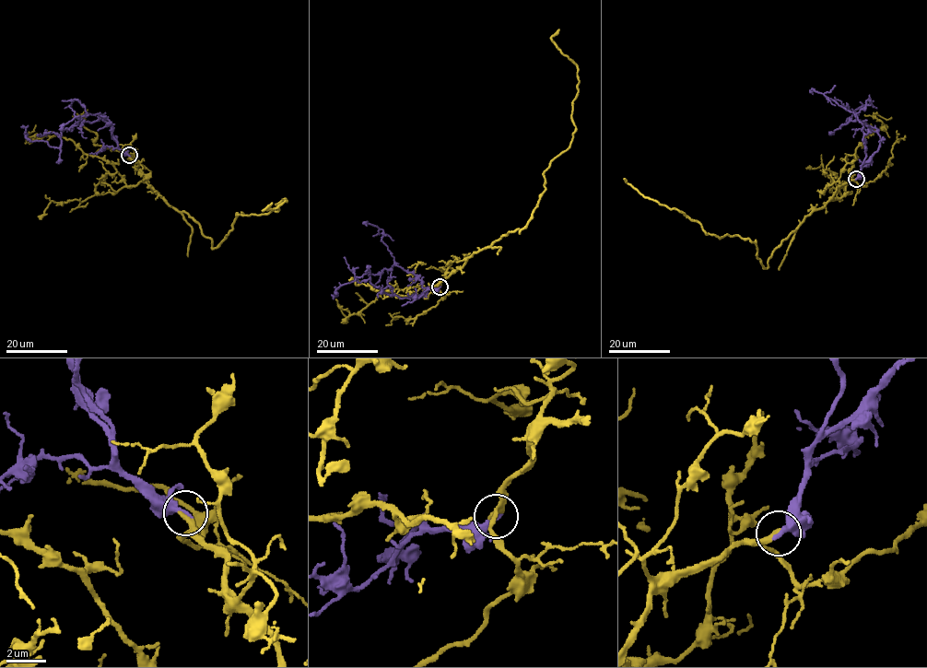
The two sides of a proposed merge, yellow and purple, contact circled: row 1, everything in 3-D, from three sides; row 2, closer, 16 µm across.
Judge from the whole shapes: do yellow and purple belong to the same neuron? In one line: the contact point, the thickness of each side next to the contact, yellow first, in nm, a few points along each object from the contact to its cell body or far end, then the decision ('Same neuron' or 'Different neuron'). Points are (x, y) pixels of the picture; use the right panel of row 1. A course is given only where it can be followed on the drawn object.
Place: (856, 179). Thickness 200 nm (yellow) against 320 nm. Course of yellow: (856, 178), (838, 184), (823, 206), (806, 216), (766, 268), (756, 243), (709, 234), (624, 178). Course of purple: (856, 179), (881, 141), (876, 128), (860, 120), (842, 125), (853, 111), (870, 103), (869, 99). Same neuron

